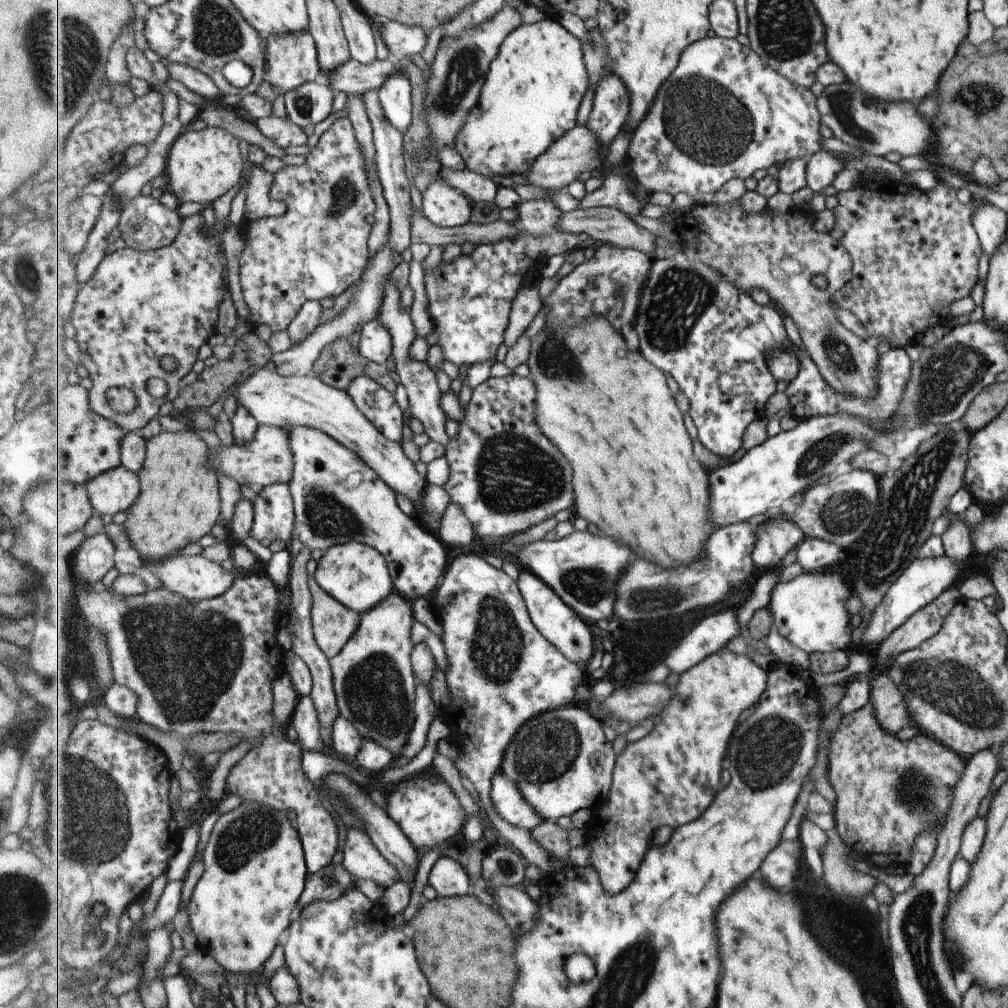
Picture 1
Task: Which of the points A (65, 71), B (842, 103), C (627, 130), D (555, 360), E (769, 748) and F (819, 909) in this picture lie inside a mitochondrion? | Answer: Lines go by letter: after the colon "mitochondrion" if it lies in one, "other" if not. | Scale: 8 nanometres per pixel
A: mitochondrion
B: mitochondrion
C: other
D: mitochondrion
E: mitochondrion
F: other

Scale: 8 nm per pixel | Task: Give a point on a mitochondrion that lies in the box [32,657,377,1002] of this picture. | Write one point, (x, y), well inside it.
(97, 818)

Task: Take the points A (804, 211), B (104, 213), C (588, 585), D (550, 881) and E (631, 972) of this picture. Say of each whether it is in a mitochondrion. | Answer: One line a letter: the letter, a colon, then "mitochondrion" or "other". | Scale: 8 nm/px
A: other
B: other
C: mitochondrion
D: other
E: mitochondrion

